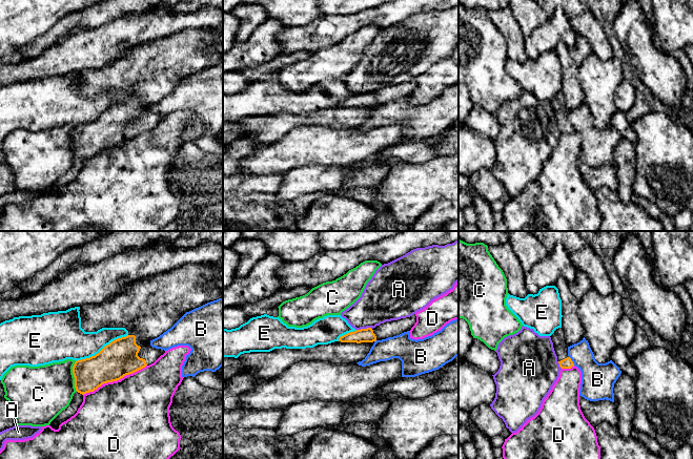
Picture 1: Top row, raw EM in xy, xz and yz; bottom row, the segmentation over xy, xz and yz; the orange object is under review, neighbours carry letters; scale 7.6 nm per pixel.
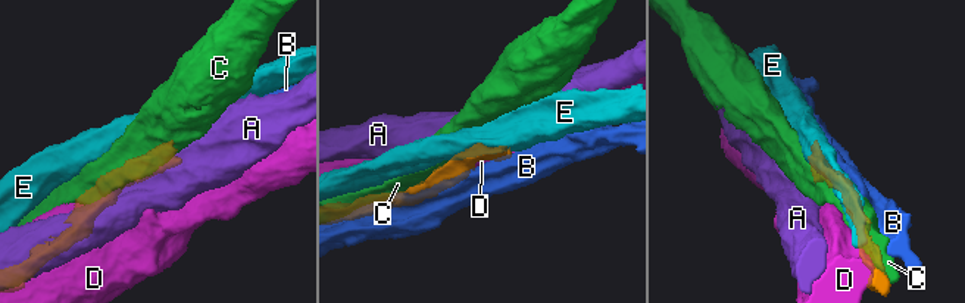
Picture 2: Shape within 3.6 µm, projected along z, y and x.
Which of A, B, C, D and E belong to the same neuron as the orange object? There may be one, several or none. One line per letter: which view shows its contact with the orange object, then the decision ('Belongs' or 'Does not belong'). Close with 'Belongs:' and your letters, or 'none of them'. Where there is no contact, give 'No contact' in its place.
A: Touches orange in xz. Does not belong
B: Touches orange in yz. Does not belong
C: Touches orange in xy. Does not belong
D: Touches orange in xy. Does not belong
E: Touches orange in xy. Does not belong
Belongs: none of them

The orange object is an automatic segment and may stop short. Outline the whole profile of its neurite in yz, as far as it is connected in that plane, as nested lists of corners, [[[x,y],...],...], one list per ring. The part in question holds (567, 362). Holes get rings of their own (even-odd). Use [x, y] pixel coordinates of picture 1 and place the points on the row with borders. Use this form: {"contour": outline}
{"contour": [[[558,328],[550,336],[553,342],[553,348],[557,356],[557,361],[562,369],[571,369],[574,367],[573,361],[568,356],[568,345],[565,341],[565,333],[562,328]]]}

